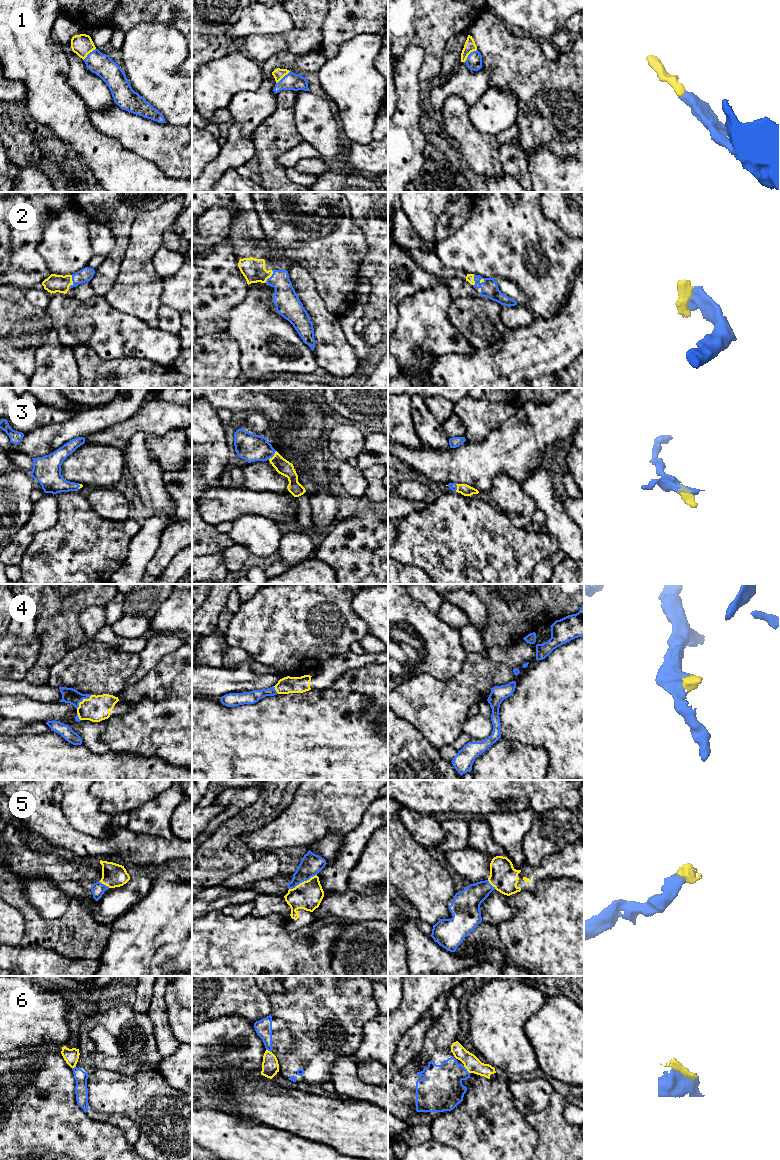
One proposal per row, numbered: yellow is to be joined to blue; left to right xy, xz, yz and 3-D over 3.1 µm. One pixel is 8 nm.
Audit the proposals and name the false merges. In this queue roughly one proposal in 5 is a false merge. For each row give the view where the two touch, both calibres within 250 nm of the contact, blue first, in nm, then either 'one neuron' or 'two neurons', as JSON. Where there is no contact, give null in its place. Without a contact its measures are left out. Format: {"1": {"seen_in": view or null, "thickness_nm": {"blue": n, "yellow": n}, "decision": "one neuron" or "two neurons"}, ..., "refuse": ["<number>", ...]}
{"1": {"seen_in": "yz", "thickness_nm": {"blue": 130, "yellow": 90}, "decision": "one neuron"}, "2": {"seen_in": "xy", "thickness_nm": {"blue": 110, "yellow": 150}, "decision": "one neuron"}, "3": {"seen_in": "xz", "thickness_nm": {"blue": 220, "yellow": 120}, "decision": "one neuron"}, "4": {"seen_in": "xy", "thickness_nm": {"blue": 130, "yellow": 200}, "decision": "one neuron"}, "5": {"seen_in": "xz", "thickness_nm": {"blue": 180, "yellow": 220}, "decision": "one neuron"}, "6": {"seen_in": "yz", "thickness_nm": {"blue": 340, "yellow": 130}, "decision": "two neurons"}, "refuse": ["6"]}

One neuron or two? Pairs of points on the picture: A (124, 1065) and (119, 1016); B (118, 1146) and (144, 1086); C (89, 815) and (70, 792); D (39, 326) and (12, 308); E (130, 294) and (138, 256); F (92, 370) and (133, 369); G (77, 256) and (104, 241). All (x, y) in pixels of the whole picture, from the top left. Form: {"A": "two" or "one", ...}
{"A": "one", "B": "two", "C": "one", "D": "one", "E": "one", "F": "one", "G": "two"}

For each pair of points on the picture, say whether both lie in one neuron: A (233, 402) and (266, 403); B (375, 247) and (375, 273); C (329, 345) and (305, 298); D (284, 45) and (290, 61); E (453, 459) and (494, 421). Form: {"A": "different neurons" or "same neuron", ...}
{"A": "same neuron", "B": "same neuron", "C": "same neuron", "D": "different neurons", "E": "different neurons"}

